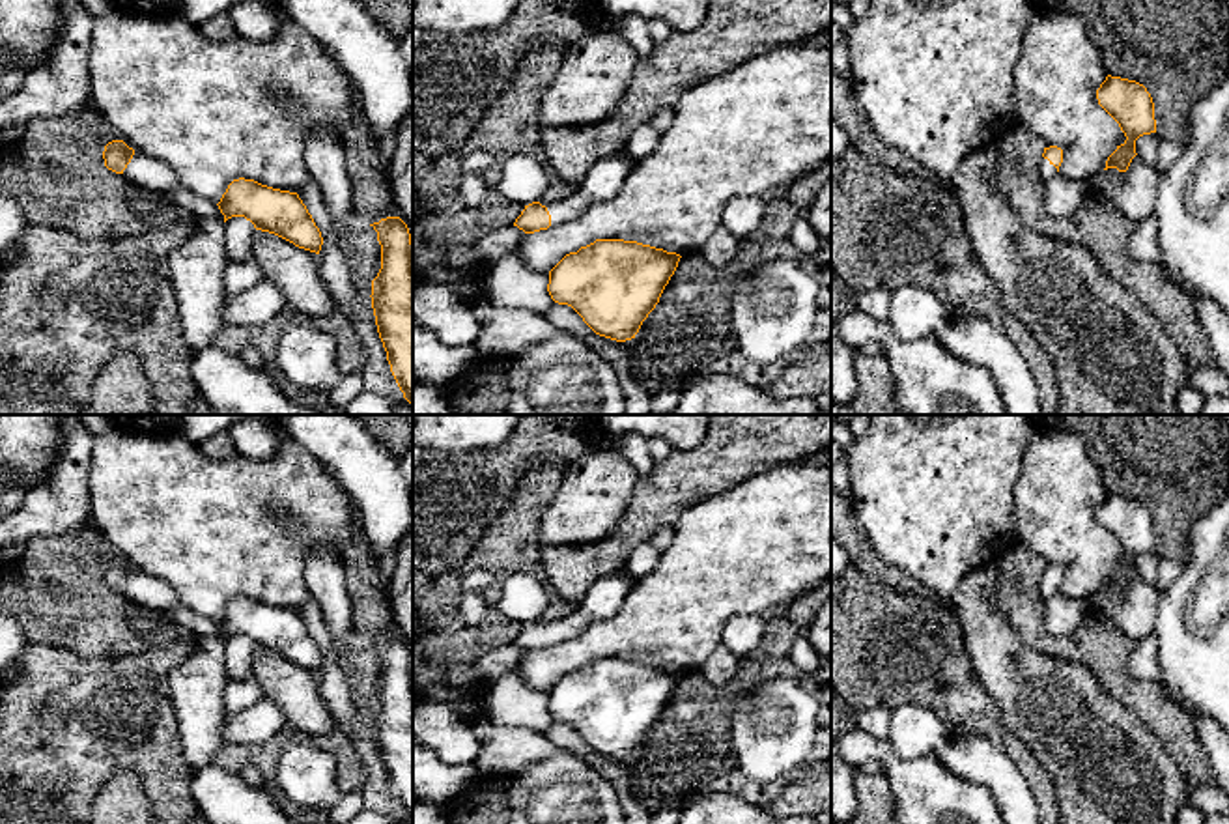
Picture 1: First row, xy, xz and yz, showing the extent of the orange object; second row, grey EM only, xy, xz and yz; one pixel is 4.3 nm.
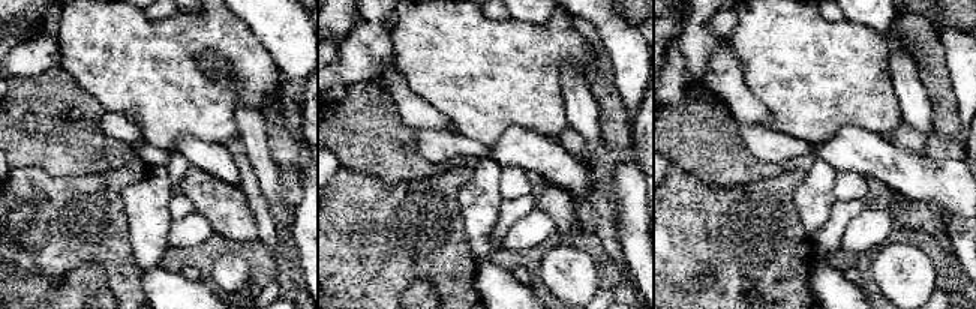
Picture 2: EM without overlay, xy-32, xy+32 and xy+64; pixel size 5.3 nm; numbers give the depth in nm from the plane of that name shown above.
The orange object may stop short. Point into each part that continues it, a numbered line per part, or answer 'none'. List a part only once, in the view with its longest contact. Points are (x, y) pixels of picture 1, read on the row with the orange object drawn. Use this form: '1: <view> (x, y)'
1: xy (144, 170)

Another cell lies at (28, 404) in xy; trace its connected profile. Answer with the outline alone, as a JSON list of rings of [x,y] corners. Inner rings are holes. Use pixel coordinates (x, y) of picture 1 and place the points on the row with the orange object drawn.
[[[123,351],[93,379],[86,404],[67,400],[43,400],[34,394],[32,379],[24,381],[28,392],[17,398],[0,396],[0,415],[149,415],[155,409],[153,387],[134,353]]]

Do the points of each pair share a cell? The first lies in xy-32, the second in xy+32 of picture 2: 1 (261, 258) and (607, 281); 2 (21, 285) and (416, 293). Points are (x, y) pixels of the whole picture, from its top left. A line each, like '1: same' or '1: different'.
1: same
2: same

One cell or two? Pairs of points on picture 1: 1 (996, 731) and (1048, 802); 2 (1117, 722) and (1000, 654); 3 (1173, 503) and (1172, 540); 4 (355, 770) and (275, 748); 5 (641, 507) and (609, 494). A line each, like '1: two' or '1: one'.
1: one
2: one
3: one
4: one
5: two

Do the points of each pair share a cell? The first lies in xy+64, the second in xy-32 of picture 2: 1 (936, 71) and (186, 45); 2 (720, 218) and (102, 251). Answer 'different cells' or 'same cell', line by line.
1: different cells
2: same cell

